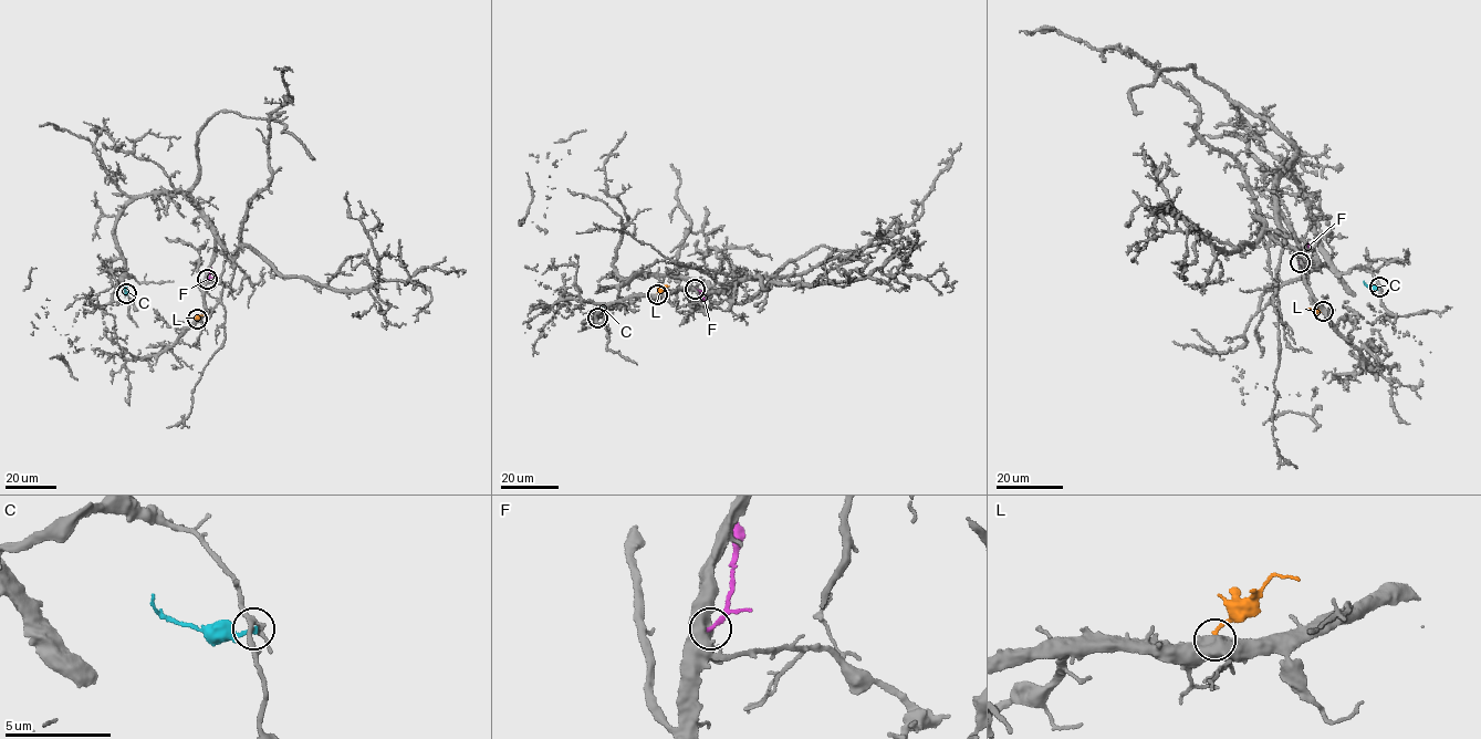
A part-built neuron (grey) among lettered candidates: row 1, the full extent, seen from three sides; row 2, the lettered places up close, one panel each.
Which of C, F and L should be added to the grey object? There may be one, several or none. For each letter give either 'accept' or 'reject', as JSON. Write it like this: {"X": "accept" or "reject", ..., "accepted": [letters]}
{"C": "reject", "F": "reject", "L": "reject", "accepted": []}

